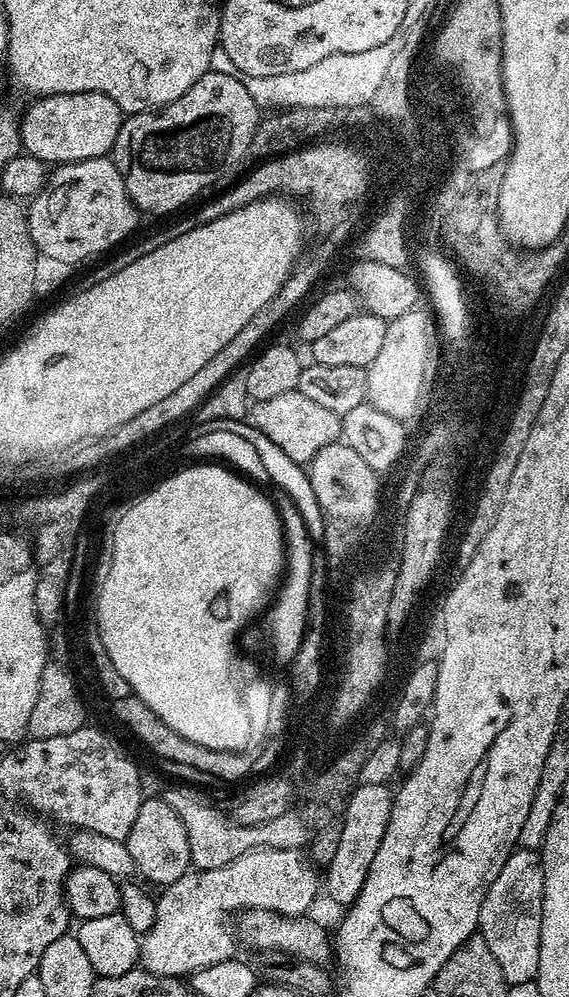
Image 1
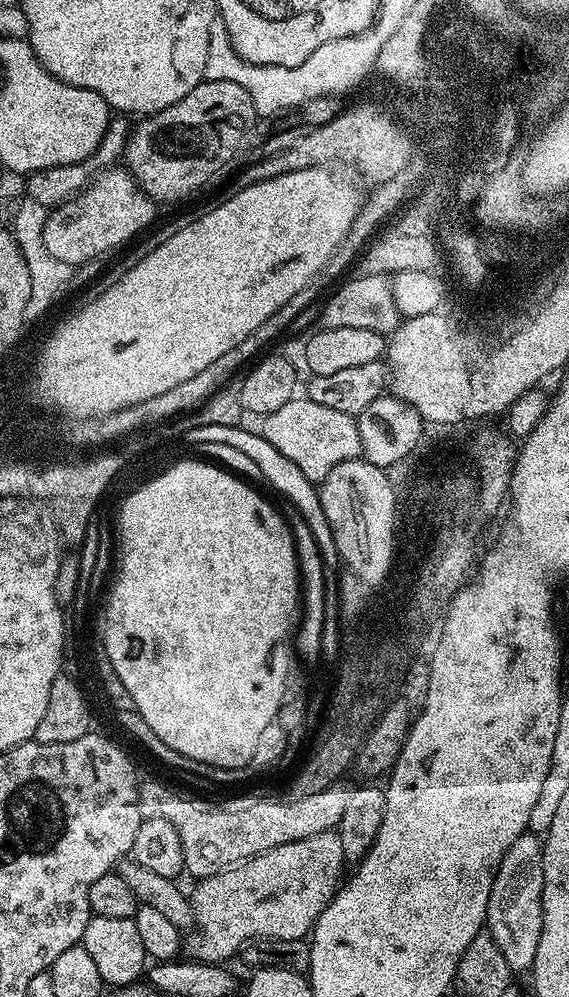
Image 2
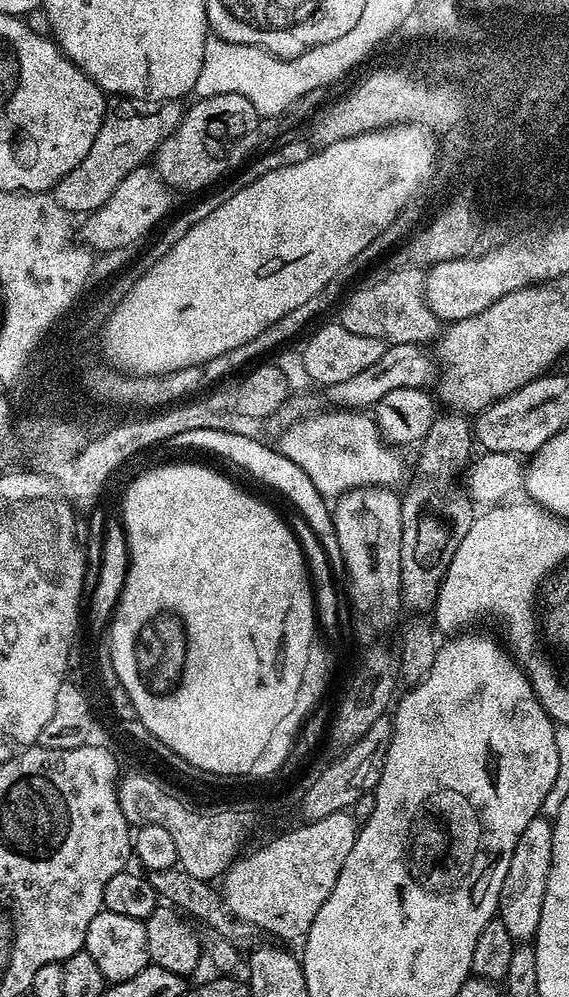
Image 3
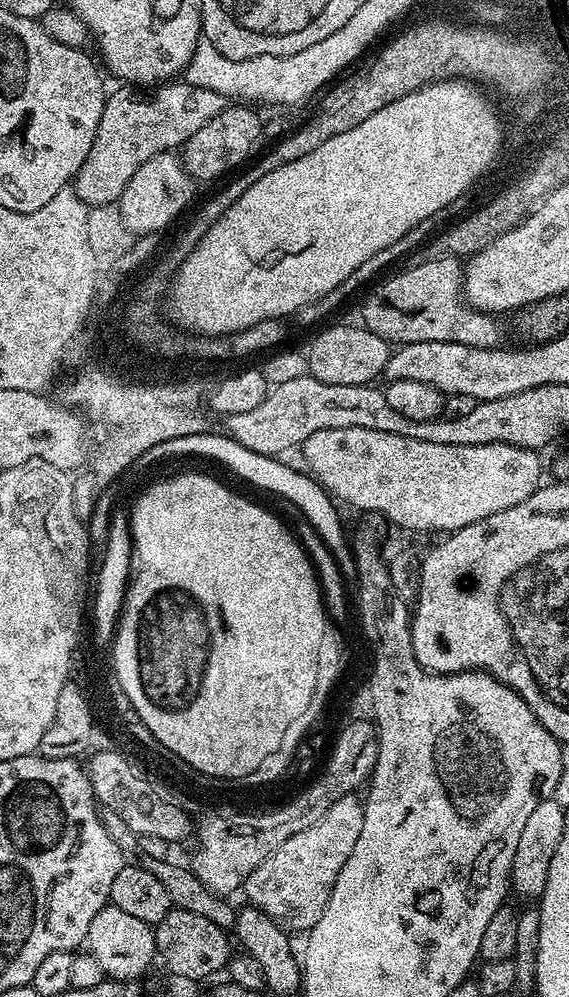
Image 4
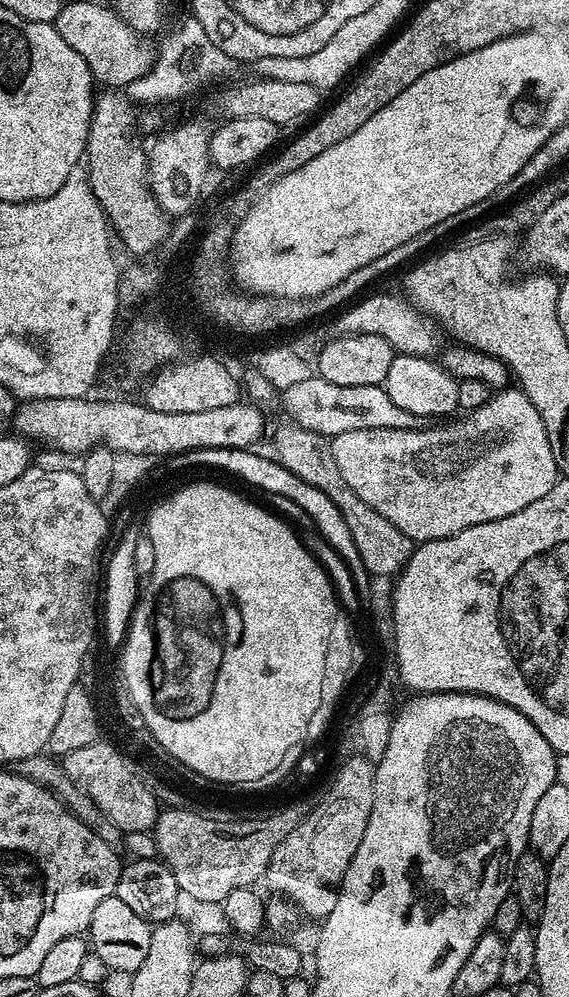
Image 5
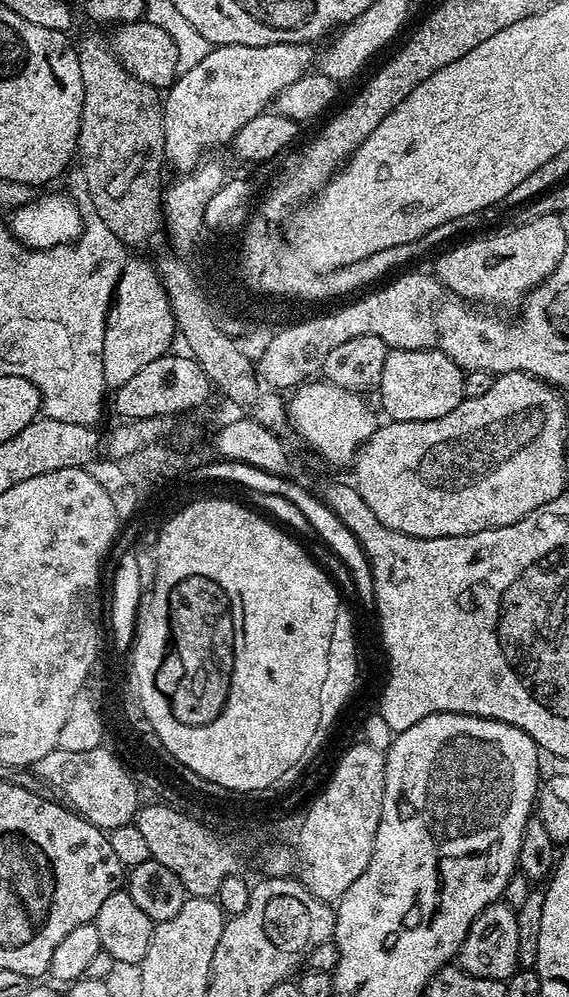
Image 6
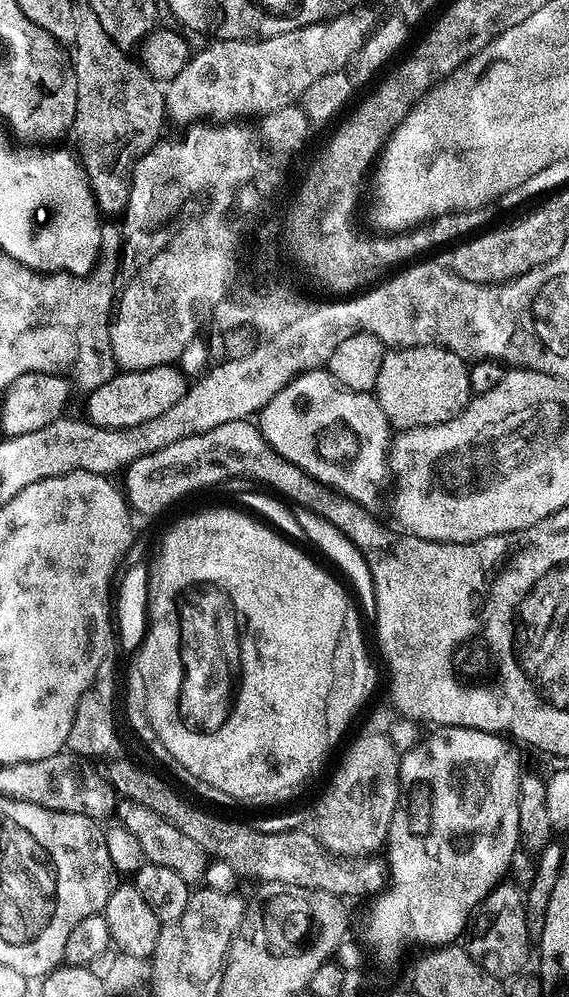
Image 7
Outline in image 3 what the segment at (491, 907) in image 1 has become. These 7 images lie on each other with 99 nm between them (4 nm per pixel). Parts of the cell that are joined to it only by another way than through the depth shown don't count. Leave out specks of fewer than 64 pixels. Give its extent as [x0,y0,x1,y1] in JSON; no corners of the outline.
[498,815,553,942]

